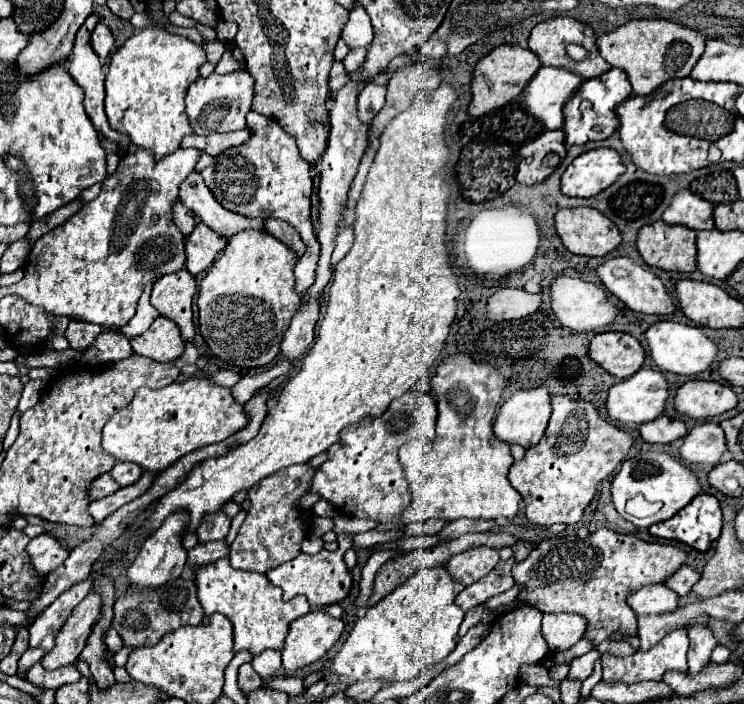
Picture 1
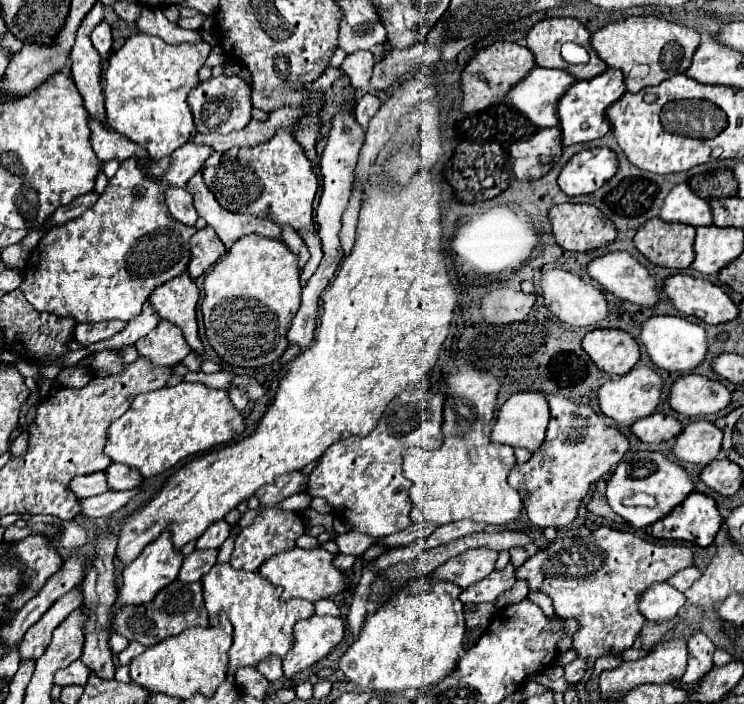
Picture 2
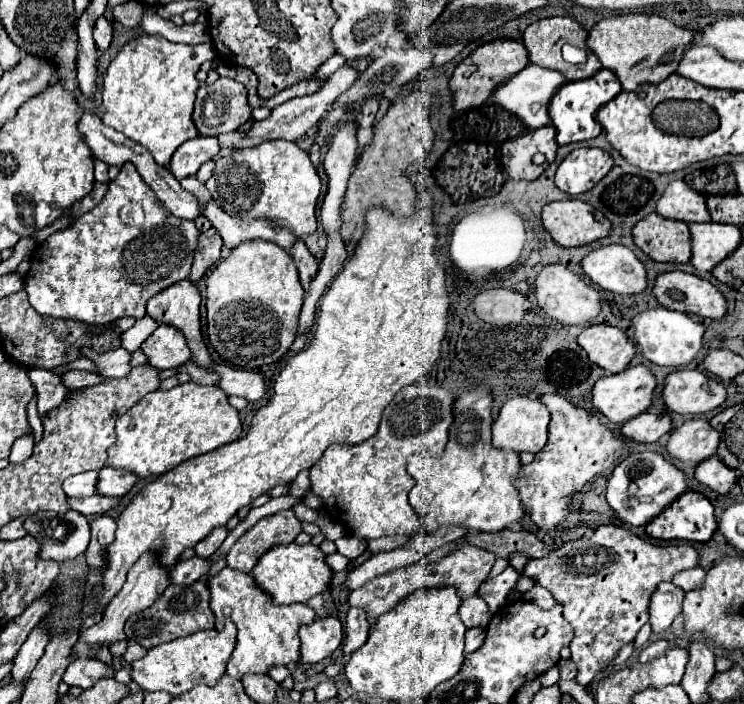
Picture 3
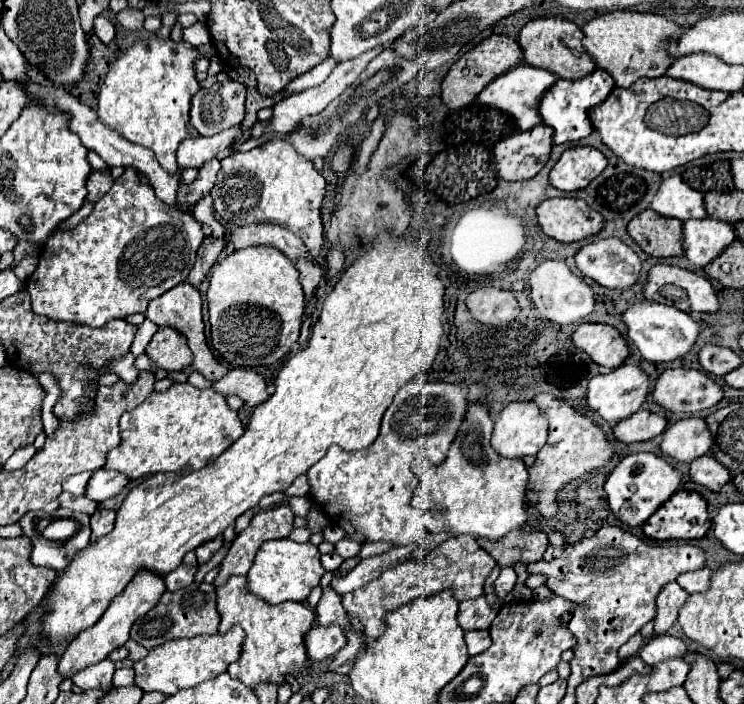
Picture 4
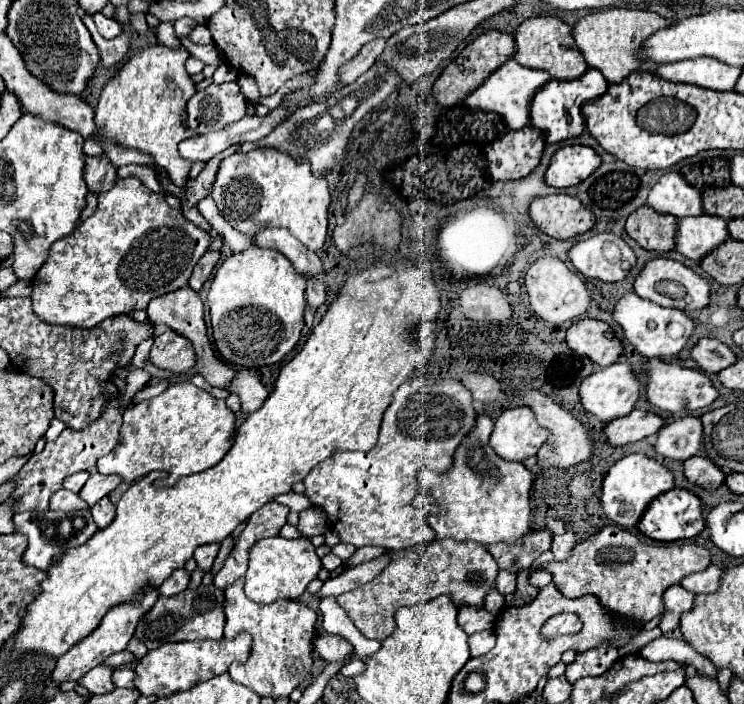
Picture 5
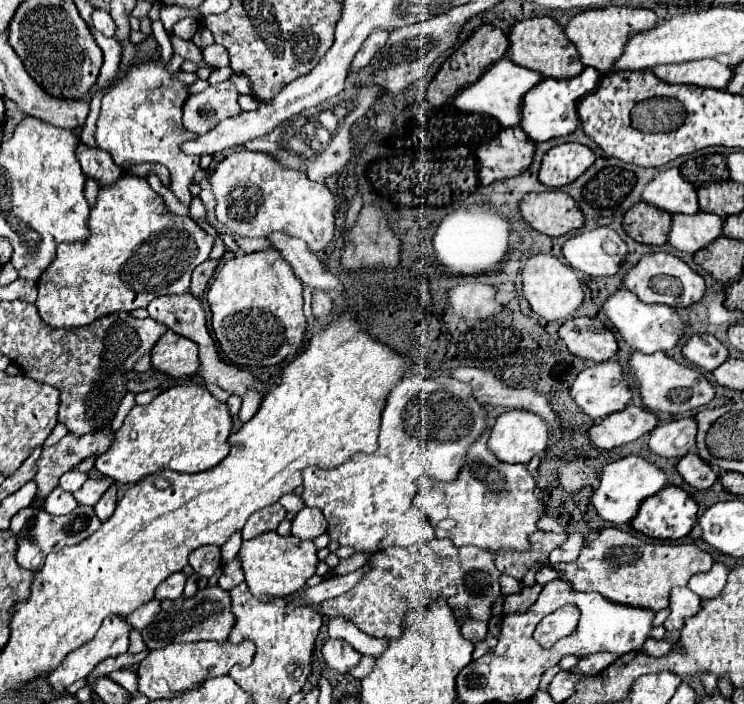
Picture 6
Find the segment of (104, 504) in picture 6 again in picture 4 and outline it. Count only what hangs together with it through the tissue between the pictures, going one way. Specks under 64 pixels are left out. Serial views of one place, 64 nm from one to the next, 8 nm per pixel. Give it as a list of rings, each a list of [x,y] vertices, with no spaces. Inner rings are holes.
[[[96,510],[92,514],[92,518],[90,518],[92,540],[90,542],[96,542],[100,536],[108,534],[114,528],[114,516],[116,516],[114,510]]]

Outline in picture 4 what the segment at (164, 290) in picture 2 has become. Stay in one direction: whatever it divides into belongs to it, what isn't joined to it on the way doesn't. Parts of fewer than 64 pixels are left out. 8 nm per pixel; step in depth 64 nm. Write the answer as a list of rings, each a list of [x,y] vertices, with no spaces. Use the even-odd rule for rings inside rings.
[[[188,282],[178,284],[176,288],[168,290],[164,296],[154,298],[148,304],[146,318],[150,318],[158,326],[172,326],[174,330],[182,332],[190,340],[190,346],[192,346],[192,354],[194,354],[192,368],[198,370],[198,372],[202,372],[208,380],[220,380],[226,374],[228,368],[216,362],[216,358],[212,356],[212,352],[210,352],[210,348],[206,344],[206,338],[204,338],[204,322],[202,322],[202,298],[200,298],[198,290],[192,284],[188,284]]]

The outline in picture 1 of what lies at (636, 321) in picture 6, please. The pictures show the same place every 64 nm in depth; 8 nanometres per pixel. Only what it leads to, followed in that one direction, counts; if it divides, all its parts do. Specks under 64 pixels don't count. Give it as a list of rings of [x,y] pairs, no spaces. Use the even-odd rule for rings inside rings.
[[[672,320],[652,324],[646,332],[646,340],[648,340],[650,352],[652,352],[652,360],[660,370],[674,372],[674,374],[688,376],[688,378],[694,378],[694,376],[702,374],[704,370],[708,370],[718,356],[718,346],[710,338],[704,336],[702,328],[678,324]]]

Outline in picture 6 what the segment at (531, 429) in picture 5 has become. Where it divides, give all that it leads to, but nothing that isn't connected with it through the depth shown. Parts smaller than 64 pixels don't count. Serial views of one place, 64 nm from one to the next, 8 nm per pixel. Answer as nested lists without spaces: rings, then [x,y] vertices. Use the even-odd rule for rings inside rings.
[[[506,410],[498,416],[488,448],[498,460],[508,464],[528,464],[530,458],[542,454],[548,442],[548,426],[528,410]]]

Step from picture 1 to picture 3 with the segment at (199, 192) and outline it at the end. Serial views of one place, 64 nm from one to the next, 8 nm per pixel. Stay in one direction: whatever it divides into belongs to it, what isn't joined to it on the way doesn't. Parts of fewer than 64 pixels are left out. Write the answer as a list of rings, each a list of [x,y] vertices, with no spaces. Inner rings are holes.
[[[210,200],[204,206],[202,214],[218,230],[218,234],[224,240],[224,246],[228,246],[228,248],[236,248],[238,244],[242,244],[246,240],[260,238],[260,240],[276,242],[286,252],[290,252],[292,244],[296,240],[296,236],[292,236],[292,232],[288,232],[288,228],[280,228],[278,224],[274,224],[270,220],[244,220],[244,218],[228,216],[214,200]]]

